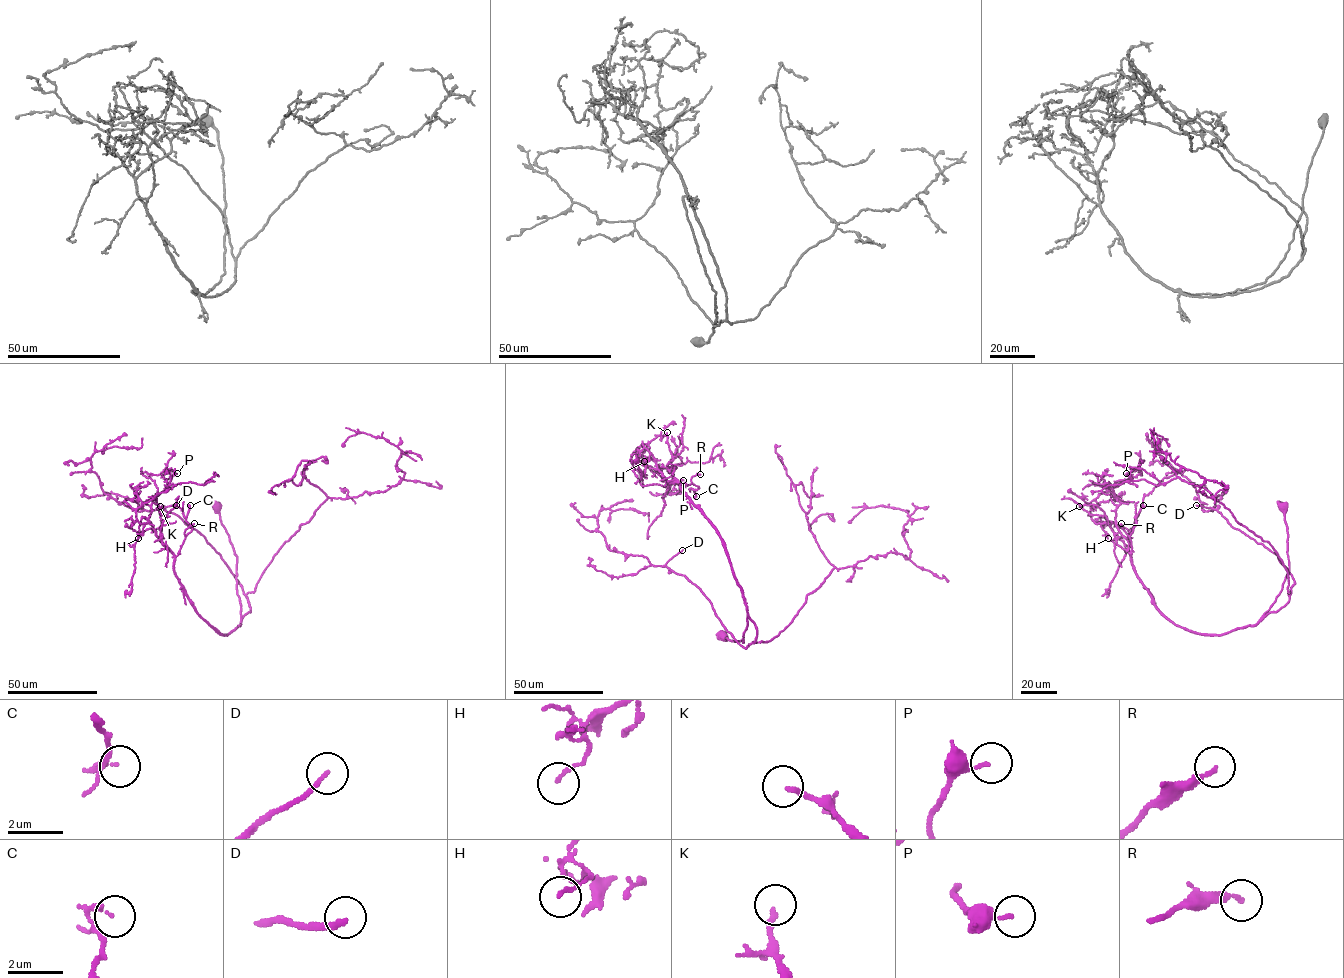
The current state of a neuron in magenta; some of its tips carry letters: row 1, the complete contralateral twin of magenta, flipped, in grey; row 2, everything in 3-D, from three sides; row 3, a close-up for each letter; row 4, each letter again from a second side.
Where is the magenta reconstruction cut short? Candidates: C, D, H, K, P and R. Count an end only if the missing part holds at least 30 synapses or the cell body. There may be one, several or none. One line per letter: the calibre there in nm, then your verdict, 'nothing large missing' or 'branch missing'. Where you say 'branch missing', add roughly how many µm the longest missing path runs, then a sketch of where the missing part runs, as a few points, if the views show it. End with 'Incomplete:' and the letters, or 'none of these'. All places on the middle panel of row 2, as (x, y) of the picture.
C: 120 nm | nothing large missing
D: 150 nm | branch missing | 80 µm | (682, 550), (698, 532), (706, 511), (705, 505), (671, 511), (662, 507), (654, 493)
H: 110 nm | nothing large missing
K: 160 nm | nothing large missing
P: 170 nm | nothing large missing
R: 200 nm | nothing large missing
Incomplete: D

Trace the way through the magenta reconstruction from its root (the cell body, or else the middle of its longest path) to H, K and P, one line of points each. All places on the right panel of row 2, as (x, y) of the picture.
H: (1283, 506), (1289, 571), (1282, 588), (1255, 624), (1222, 635), (1171, 622), (1111, 521), (1100, 524), (1108, 538)
K: (1283, 506), (1289, 571), (1282, 588), (1255, 624), (1222, 635), (1171, 622), (1106, 516), (1079, 506)
P: (1283, 506), (1275, 601), (1254, 625), (1202, 634), (1171, 622), (1134, 569), (1112, 490), (1141, 472), (1126, 473)

